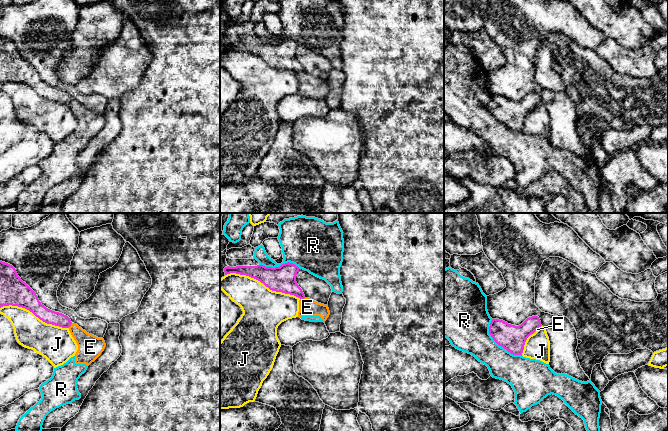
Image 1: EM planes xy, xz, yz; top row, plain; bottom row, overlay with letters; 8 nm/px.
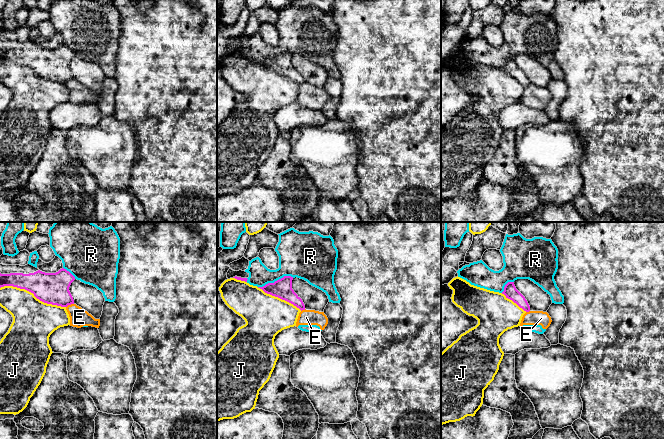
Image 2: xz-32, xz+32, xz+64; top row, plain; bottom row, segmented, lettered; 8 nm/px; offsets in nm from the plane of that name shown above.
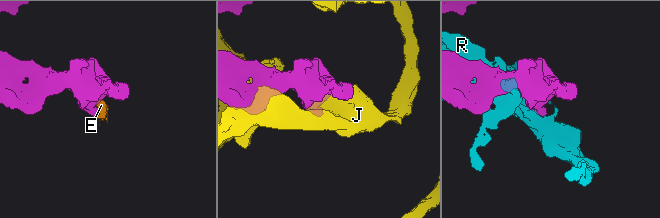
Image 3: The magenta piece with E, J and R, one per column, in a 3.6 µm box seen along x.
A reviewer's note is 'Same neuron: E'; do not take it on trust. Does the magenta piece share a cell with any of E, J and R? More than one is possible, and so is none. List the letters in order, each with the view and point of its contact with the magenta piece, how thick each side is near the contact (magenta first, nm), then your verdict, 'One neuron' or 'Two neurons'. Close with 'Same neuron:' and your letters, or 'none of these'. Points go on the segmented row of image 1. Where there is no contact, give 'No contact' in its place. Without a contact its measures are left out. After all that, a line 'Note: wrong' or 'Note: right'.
E: Touches magenta at xy (70, 325). Thickness 120 nm (magenta) against 200 nm. Two neurons
J: Touches magenta at xz (263, 283). Thickness 200 nm (magenta) against 340 nm. Two neurons
R: Touches magenta at xz (279, 267). Thickness 200 nm (magenta) against 320 nm. Two neurons
Same neuron: none of these
Note: wrong

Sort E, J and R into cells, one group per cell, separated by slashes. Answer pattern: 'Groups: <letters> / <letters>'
Groups: E R / J

